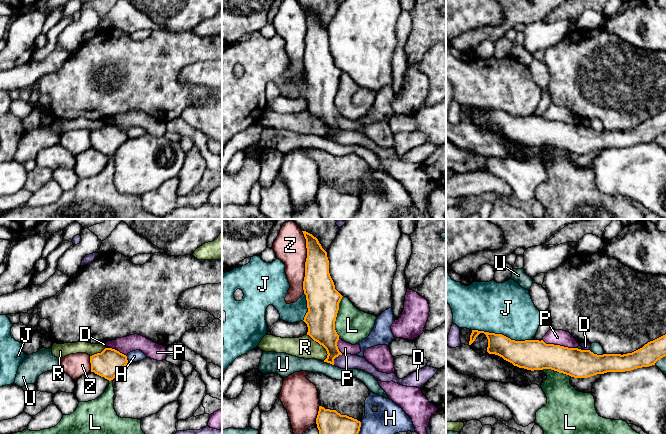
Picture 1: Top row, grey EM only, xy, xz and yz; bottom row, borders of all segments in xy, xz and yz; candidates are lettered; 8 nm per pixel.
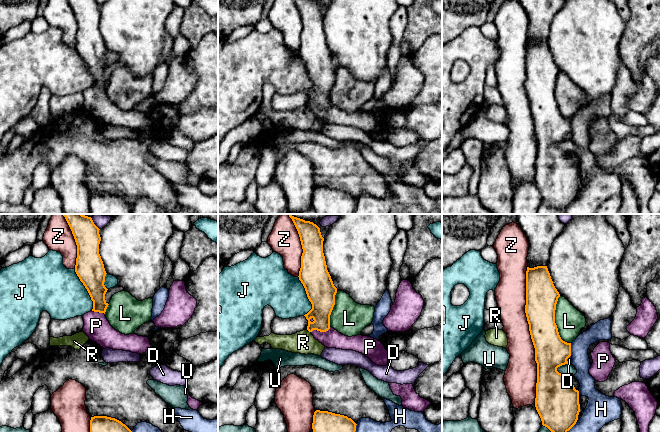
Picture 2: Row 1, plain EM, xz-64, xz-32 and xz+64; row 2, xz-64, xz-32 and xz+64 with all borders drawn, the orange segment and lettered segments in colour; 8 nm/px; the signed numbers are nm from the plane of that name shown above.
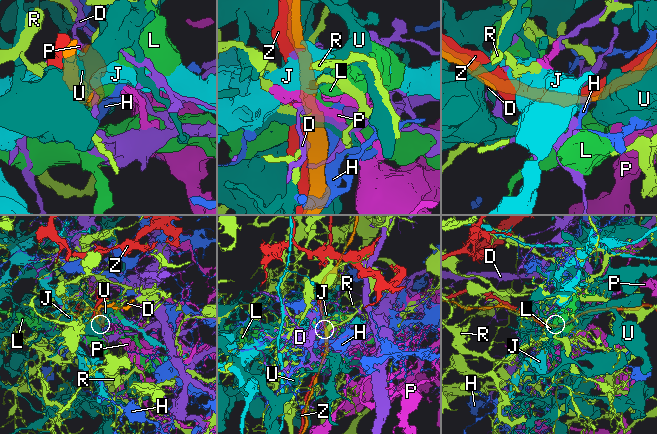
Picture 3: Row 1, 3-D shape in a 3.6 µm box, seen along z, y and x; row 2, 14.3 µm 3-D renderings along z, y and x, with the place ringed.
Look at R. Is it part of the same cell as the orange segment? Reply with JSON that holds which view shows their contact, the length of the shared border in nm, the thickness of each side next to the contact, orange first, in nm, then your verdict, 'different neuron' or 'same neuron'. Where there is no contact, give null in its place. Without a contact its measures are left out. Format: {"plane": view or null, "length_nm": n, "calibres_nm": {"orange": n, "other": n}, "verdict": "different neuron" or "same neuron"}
{"plane": "xz", "length_nm": 260, "calibres_nm": {"orange": 240, "other": 180}, "verdict": "different neuron"}

